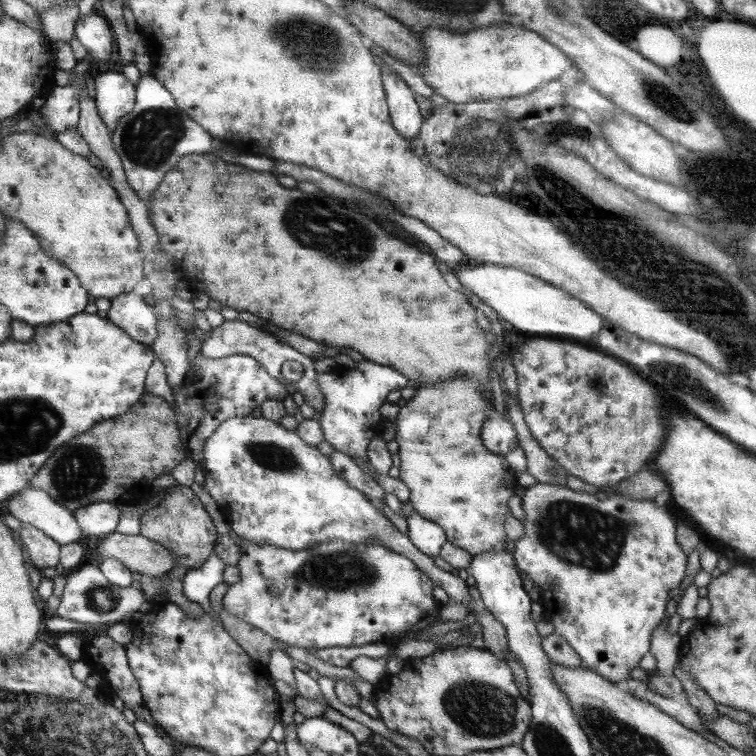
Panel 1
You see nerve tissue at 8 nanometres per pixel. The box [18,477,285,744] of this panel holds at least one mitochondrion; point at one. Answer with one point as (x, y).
(104, 601)

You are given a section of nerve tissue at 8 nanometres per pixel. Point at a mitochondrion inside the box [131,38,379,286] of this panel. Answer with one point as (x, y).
(303, 221)

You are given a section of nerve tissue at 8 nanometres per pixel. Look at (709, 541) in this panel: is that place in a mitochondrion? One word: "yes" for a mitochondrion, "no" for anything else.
no

